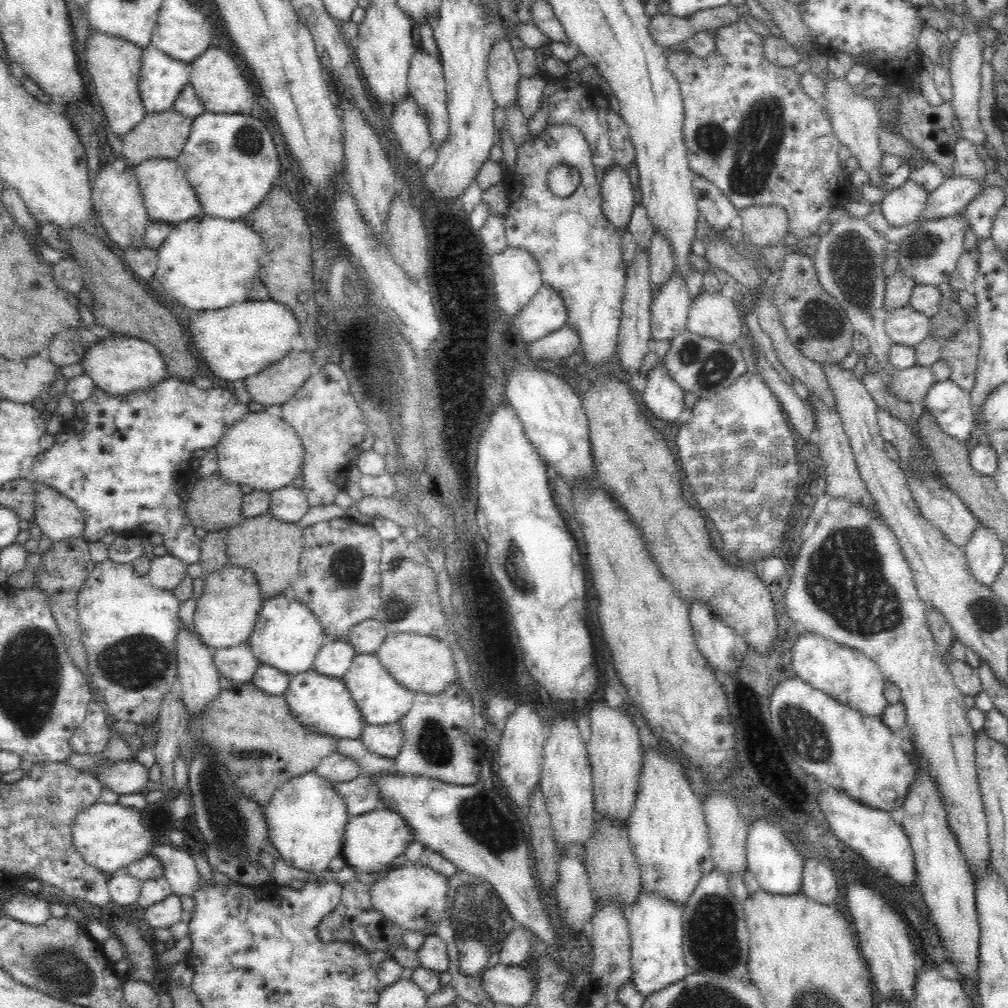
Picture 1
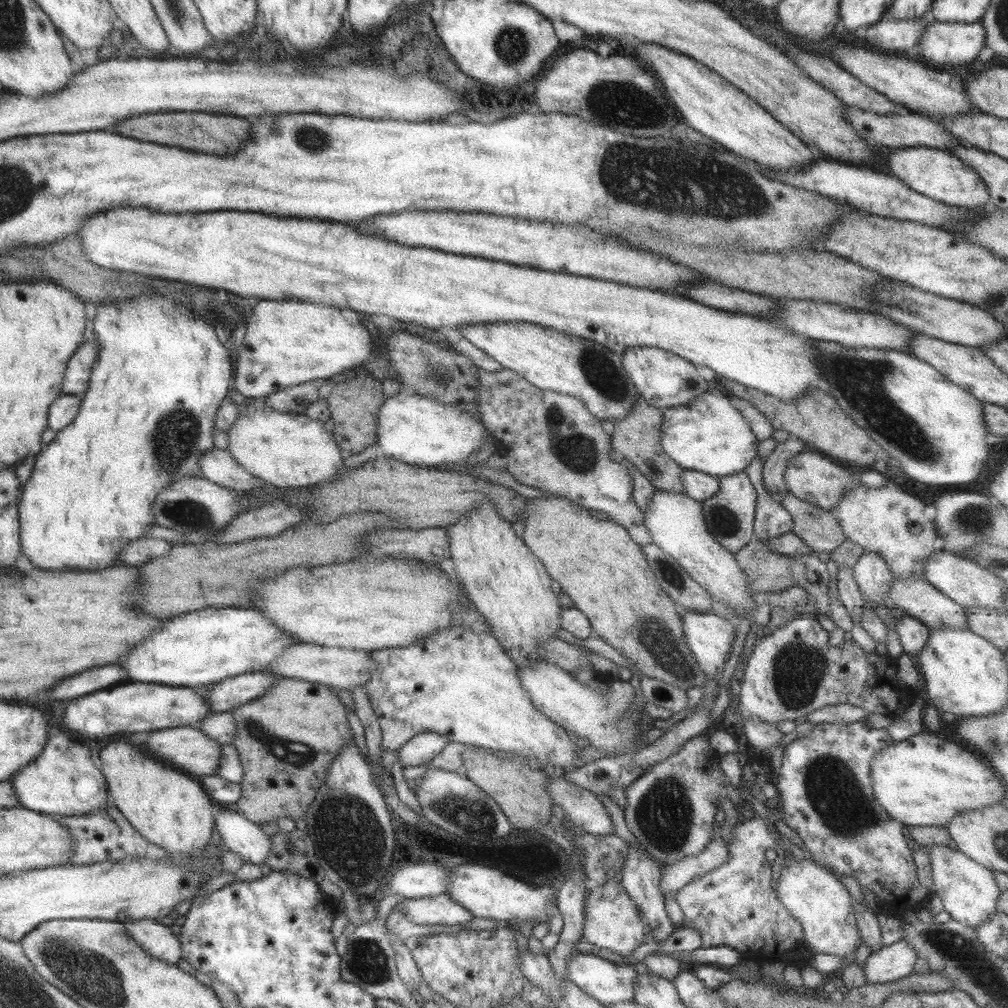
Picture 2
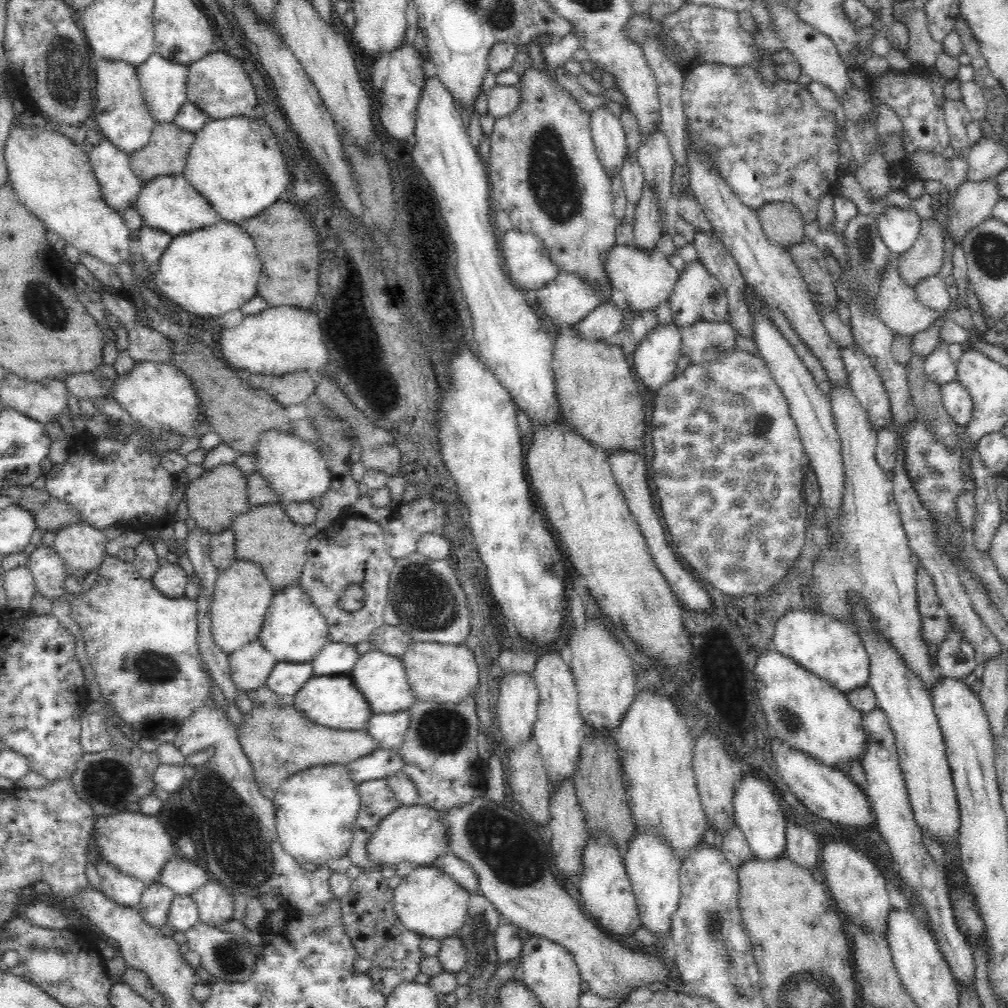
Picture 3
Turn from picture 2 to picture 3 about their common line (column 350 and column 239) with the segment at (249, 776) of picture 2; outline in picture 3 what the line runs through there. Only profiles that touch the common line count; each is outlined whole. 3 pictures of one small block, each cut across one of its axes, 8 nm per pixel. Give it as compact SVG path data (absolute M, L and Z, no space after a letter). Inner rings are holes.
M292 704L270 709L254 706L252 712L244 716L244 726L237 730L237 738L251 762L261 793L270 800L276 798L283 782L299 771L320 764L347 765L374 750L382 750L368 730L342 731L319 726L297 712Z

